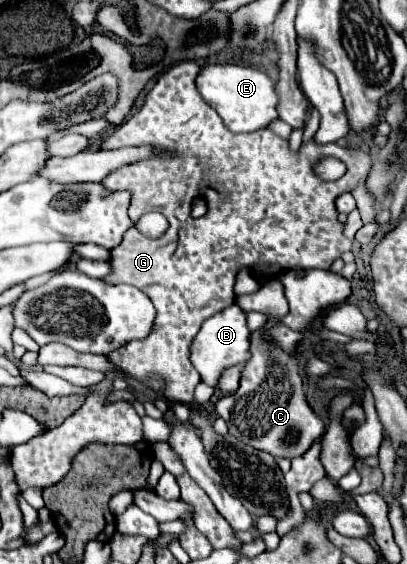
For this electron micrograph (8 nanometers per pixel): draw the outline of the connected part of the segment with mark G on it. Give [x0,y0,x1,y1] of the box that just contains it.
[102,60,372,402]

